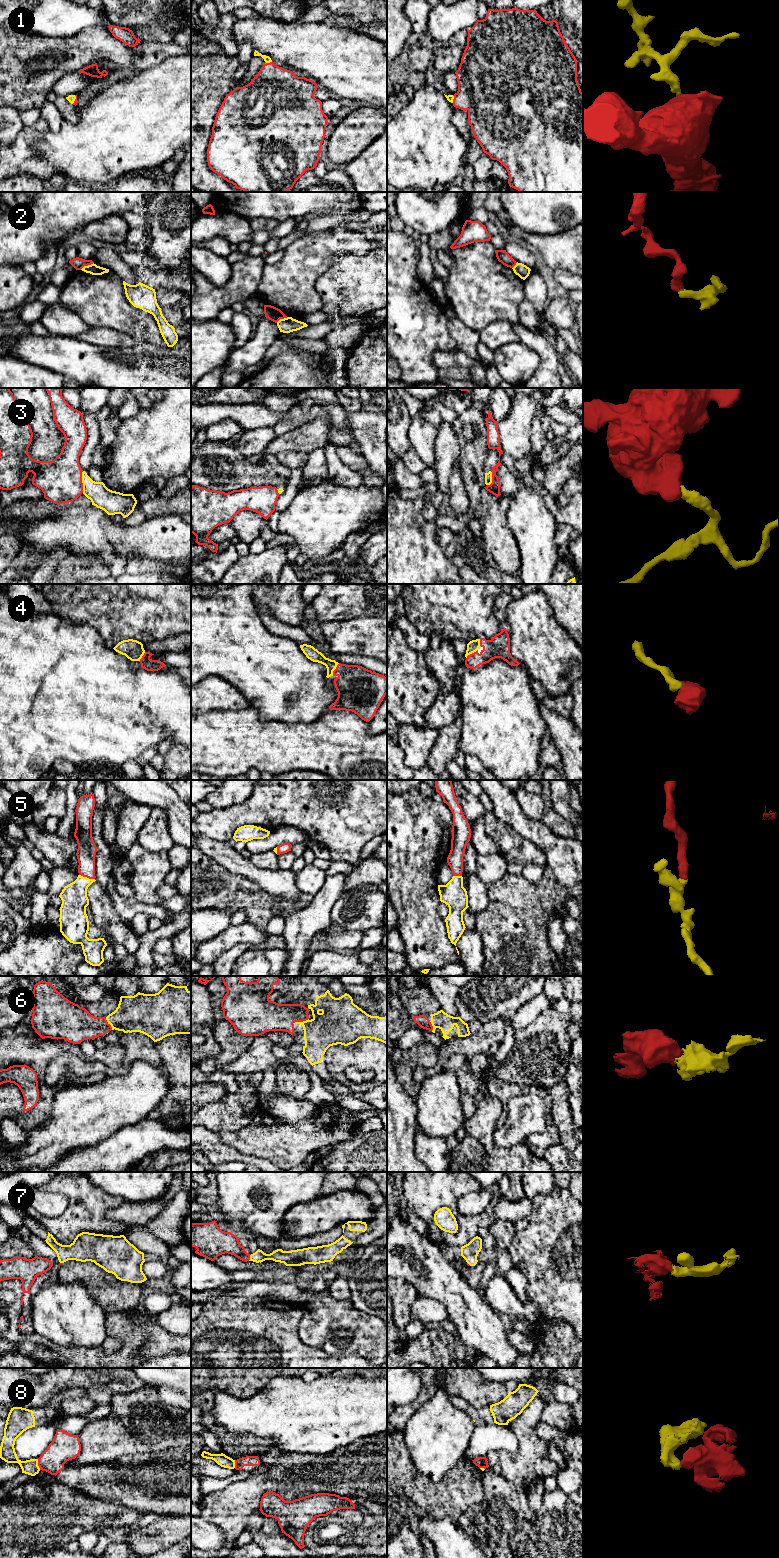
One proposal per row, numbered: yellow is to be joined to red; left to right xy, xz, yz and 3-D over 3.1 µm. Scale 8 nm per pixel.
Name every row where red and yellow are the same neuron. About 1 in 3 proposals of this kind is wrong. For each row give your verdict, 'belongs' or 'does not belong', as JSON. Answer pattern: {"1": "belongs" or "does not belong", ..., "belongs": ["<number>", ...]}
{"1": "belongs", "2": "does not belong", "3": "does not belong", "4": "belongs", "5": "belongs", "6": "belongs", "7": "belongs", "8": "does not belong", "belongs": ["1", "4", "5", "6", "7"]}

